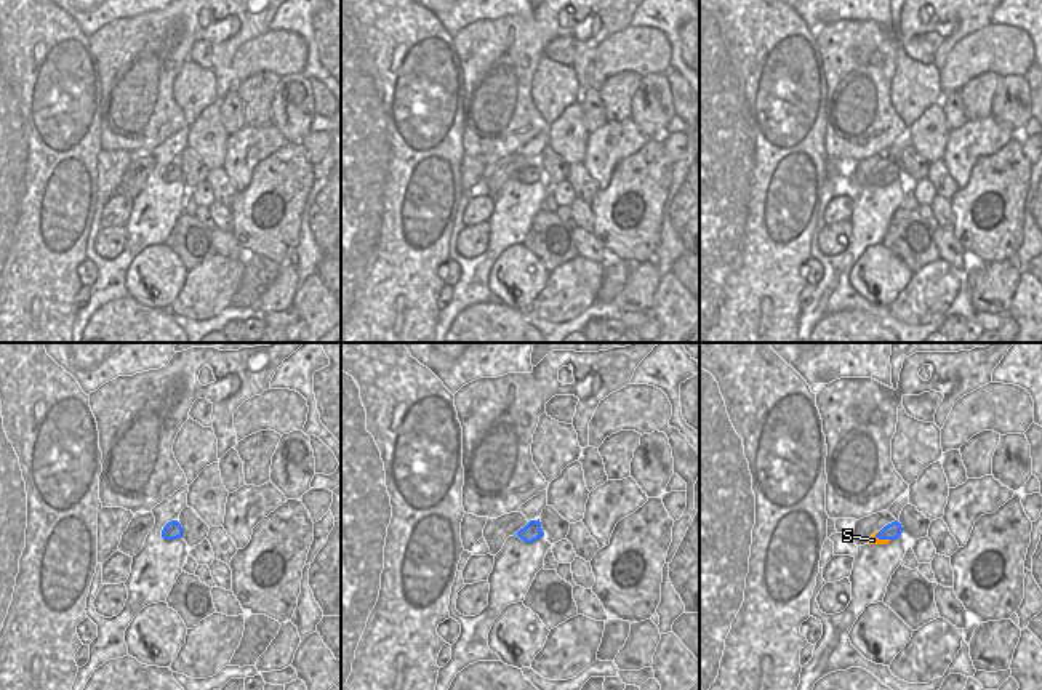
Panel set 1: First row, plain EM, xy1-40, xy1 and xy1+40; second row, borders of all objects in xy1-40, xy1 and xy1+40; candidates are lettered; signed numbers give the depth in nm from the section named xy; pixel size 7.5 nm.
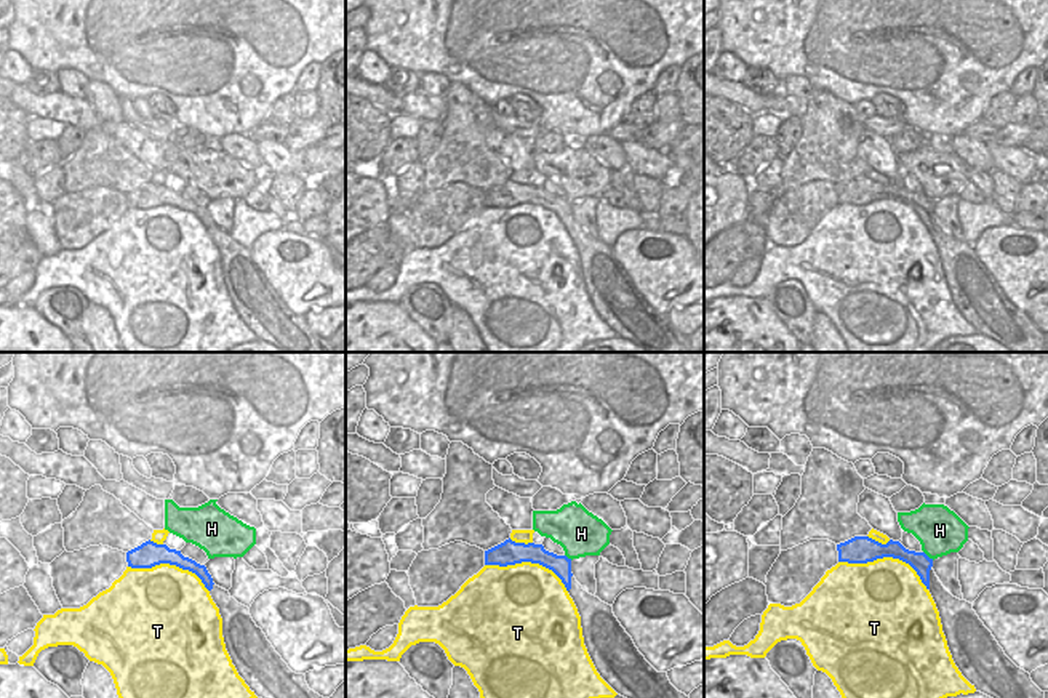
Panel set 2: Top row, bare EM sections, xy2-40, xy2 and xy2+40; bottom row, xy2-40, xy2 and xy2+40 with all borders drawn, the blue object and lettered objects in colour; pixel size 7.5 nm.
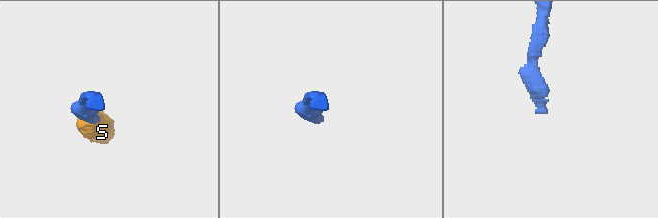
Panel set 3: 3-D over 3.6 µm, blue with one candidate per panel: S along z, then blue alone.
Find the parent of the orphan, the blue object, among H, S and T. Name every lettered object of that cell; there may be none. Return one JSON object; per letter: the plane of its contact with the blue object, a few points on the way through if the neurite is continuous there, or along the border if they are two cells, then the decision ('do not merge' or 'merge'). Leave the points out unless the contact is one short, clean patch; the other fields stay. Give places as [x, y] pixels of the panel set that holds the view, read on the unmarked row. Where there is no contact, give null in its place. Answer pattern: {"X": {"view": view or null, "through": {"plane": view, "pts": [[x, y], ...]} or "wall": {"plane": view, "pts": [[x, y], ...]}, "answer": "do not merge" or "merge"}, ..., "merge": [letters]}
{"H": {"view": "xy2+40", "wall": {"plane": "xy2+40", "pts": [[924, 192], [933, 200]]}, "answer": "do not merge"}, "S": {"view": "xy1+40", "through": {"plane": "xy1+40", "pts": [[890, 173], [882, 180], [873, 181]]}, "answer": "merge"}, "T": {"view": "xy2+40", "answer": "do not merge"}, "merge": ["S"]}

